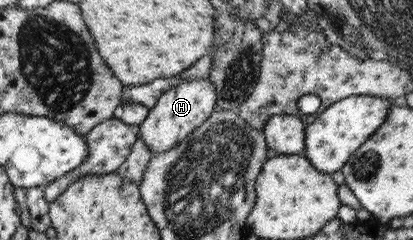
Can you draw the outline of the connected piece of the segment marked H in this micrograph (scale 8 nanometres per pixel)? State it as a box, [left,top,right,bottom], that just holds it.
[138,77,216,154]

